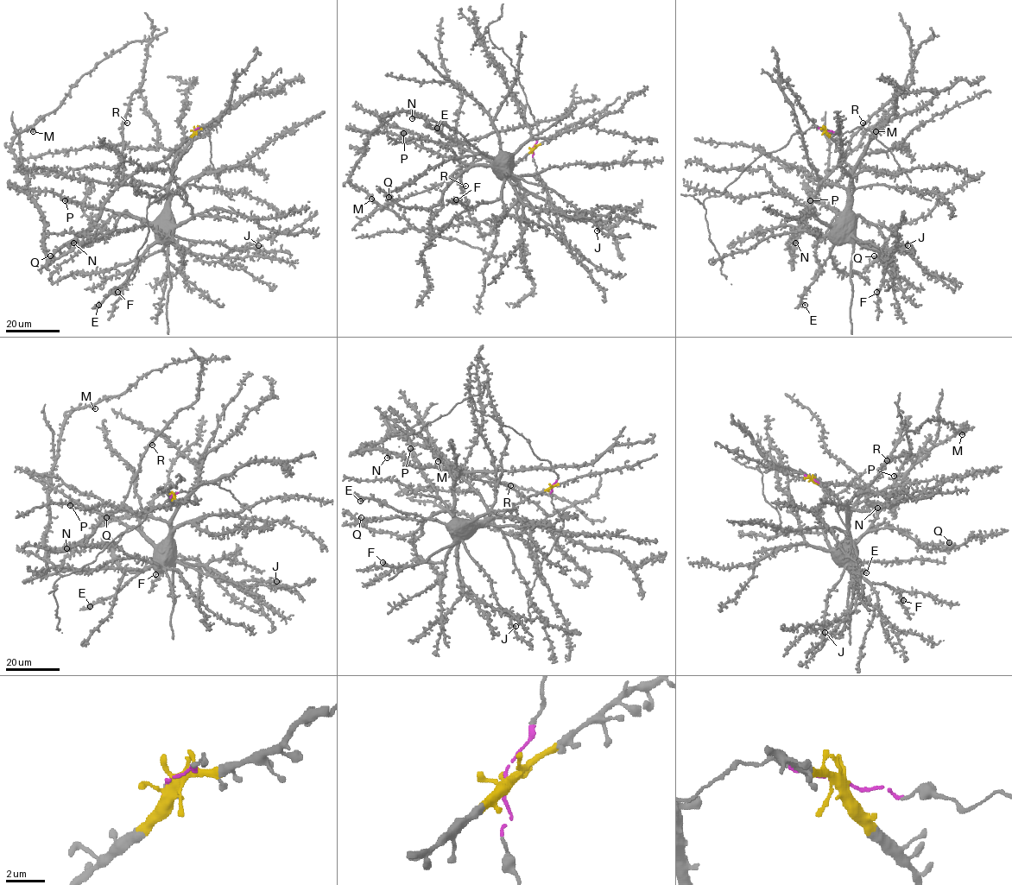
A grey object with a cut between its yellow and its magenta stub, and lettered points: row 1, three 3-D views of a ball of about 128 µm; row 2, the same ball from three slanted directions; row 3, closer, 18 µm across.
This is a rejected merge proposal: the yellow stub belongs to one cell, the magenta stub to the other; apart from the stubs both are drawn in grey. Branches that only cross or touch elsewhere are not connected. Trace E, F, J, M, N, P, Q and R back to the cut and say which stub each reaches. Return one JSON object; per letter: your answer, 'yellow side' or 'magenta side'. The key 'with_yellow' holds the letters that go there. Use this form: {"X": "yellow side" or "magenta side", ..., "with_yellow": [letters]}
{"E": "yellow side", "F": "yellow side", "J": "yellow side", "M": "magenta side", "N": "magenta side", "P": "yellow side", "Q": "yellow side", "R": "magenta side", "with_yellow": ["E", "F", "J", "P", "Q"]}

